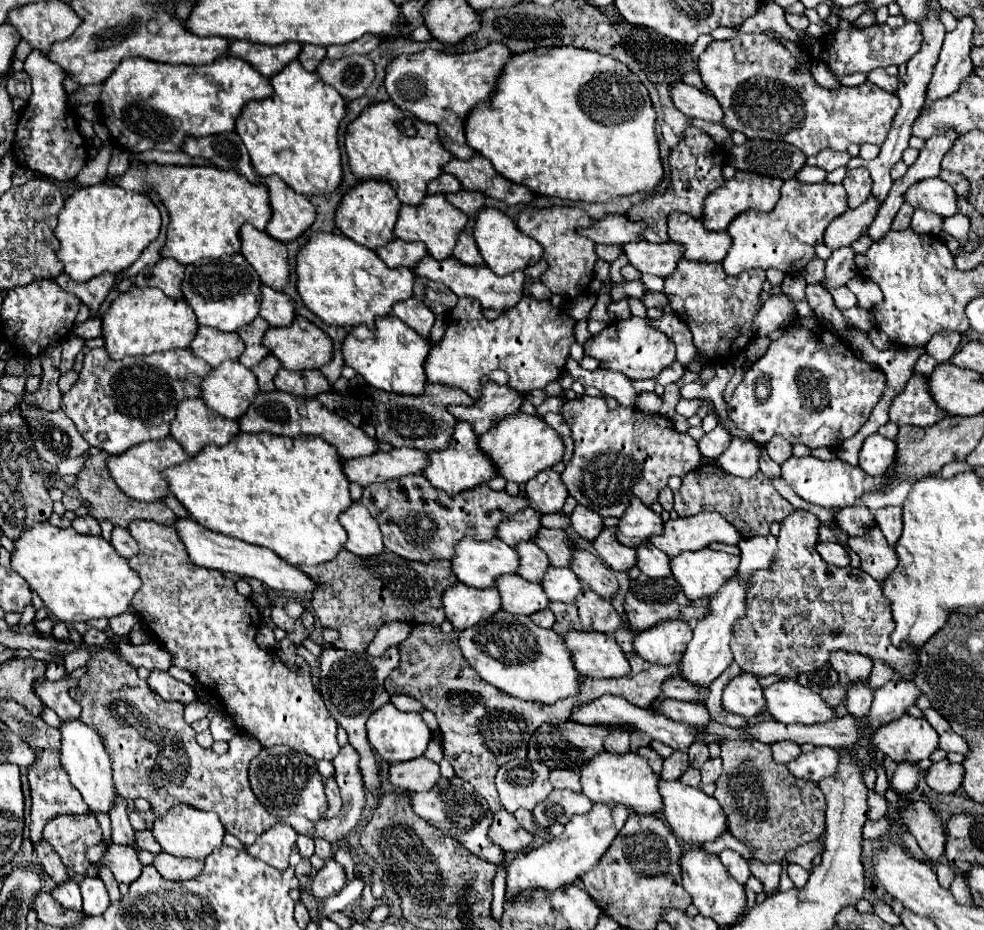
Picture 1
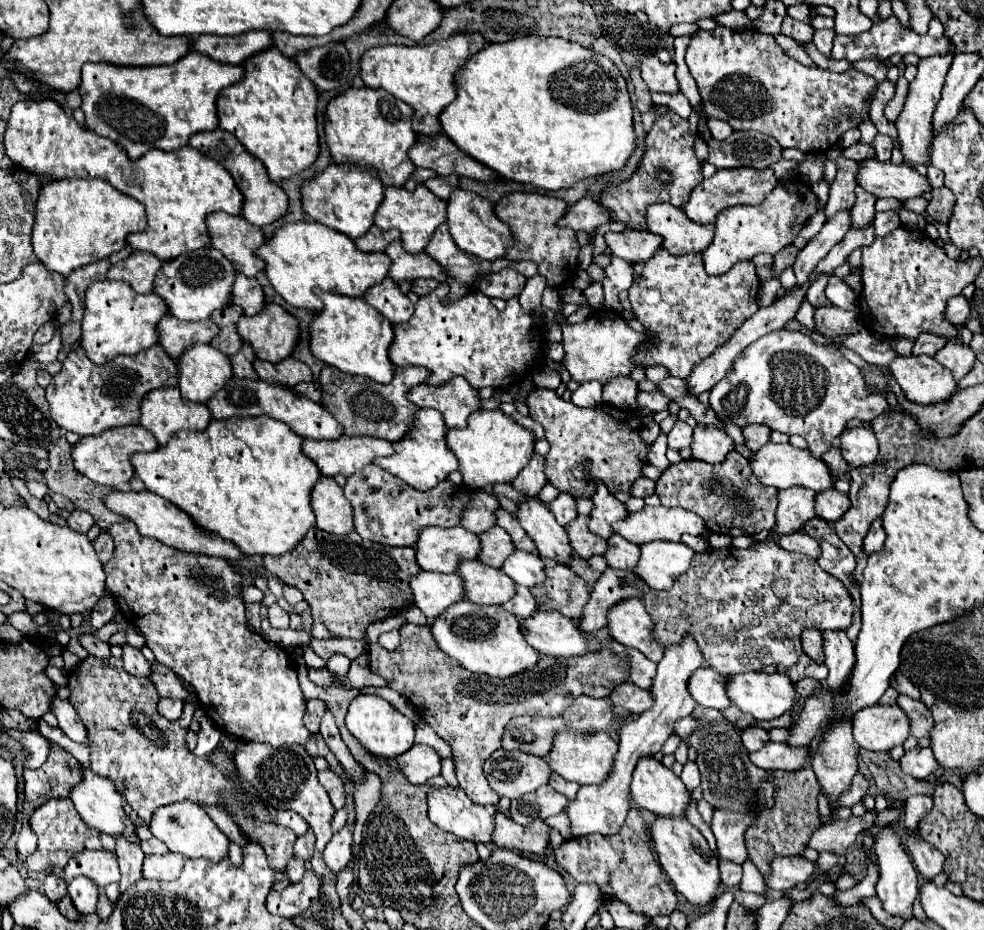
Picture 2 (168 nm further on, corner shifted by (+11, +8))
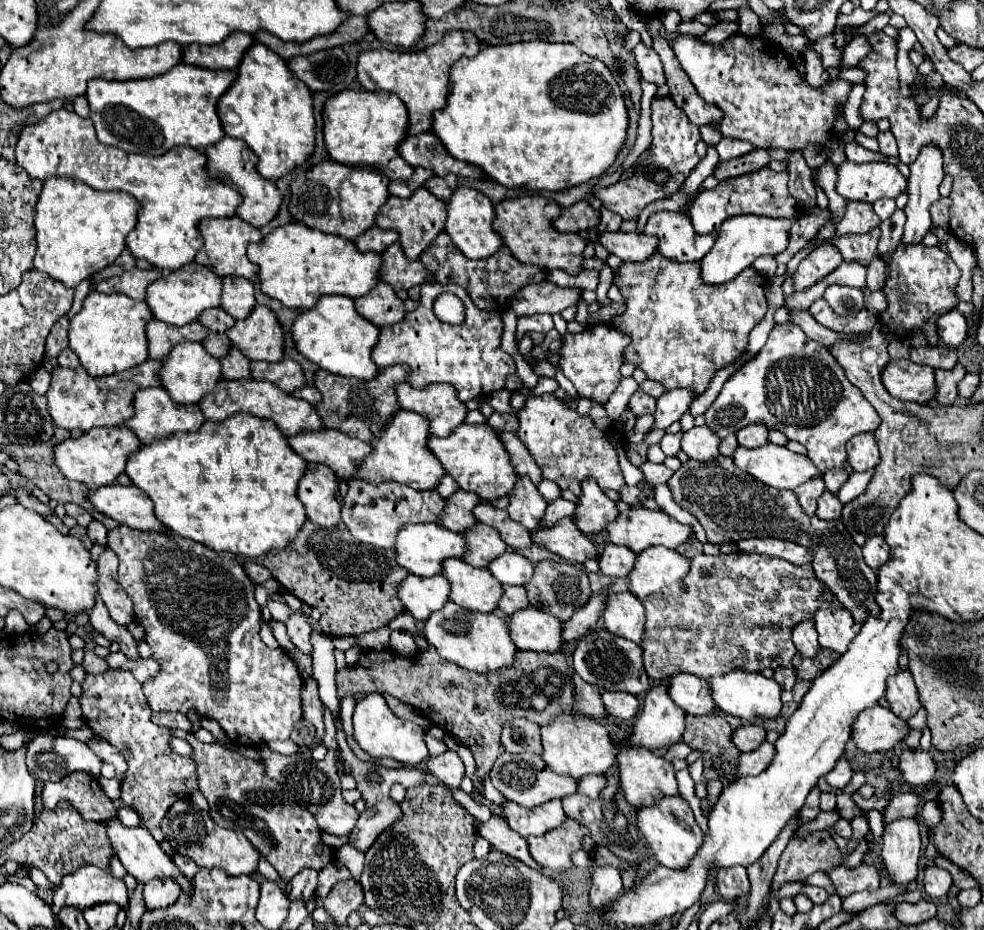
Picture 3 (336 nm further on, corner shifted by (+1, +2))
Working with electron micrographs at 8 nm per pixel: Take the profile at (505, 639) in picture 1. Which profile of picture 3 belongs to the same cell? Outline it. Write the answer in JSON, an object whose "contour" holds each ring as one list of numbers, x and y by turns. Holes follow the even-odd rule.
{"contour":[[447,602,441,610,429,614,429,618,423,622,423,636,429,644,437,648,441,658,481,674,497,672,511,666,517,654,517,646,513,646,513,640,509,638,509,630,501,616,493,612,471,612,453,602]]}

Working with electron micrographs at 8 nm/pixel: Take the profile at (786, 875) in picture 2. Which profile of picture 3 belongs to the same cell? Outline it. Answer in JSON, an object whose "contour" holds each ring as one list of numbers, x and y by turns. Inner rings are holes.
{"contour":[[861,864,855,870,847,870,845,866,839,866,839,870,829,872,829,876,837,888,837,894,841,898,845,898,853,892,861,892,861,890,877,890,881,886,881,874,883,874,883,870,875,864,871,864,871,866]]}

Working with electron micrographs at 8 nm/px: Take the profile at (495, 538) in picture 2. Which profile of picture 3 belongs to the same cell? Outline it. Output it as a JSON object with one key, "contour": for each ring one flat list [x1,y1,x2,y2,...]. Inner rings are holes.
{"contour":[[477,522,469,530,465,530,463,538,465,538,463,560,477,568,485,568,487,562,491,562,491,558,495,558,497,554,503,554,507,550,505,542,501,542,501,536,497,534,497,530,493,530,491,526,485,526,481,522]]}

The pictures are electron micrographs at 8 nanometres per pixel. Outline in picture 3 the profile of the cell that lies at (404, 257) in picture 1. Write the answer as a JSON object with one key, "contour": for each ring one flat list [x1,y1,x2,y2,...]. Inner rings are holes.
{"contour":[[371,226,367,232,363,232,357,240,355,240,355,246,361,250,361,252,377,252,381,254,389,244,397,242,397,234,393,230,383,230,379,226]]}

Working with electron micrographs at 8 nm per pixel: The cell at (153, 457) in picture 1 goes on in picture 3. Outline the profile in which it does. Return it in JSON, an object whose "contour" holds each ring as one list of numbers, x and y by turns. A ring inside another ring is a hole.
{"contour":[[117,426,117,428,93,428,89,432,83,432,79,438,67,438,59,442,53,448,53,460,55,466,59,468,65,478,83,482,89,488,93,486,107,486,115,484,117,476,125,472,125,462,129,454,139,450,141,442,139,438,127,428,127,426]]}

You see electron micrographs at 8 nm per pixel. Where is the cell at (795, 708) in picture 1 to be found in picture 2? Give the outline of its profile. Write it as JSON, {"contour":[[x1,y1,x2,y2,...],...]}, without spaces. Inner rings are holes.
{"contour":[[747,672,731,676,727,682,727,694,731,696,731,702,741,708,743,714,753,716,755,720,773,720,783,716,785,712,793,710,797,704,795,698,795,684,787,674,765,674,765,672]]}

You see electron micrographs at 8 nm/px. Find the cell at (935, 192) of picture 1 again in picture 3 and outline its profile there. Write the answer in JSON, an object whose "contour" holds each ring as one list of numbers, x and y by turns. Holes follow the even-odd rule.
{"contour":[[843,160,837,164,837,184,835,190,845,200,857,202,875,202,877,198,895,198,897,194,905,192,907,180,903,174,883,162,863,162,855,164]]}

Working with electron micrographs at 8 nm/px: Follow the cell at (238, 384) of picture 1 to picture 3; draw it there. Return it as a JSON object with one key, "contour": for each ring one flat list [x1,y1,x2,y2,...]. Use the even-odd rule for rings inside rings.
{"contour":[[181,342,167,354,167,358,161,360,159,378,161,378,161,386,169,392,173,402,197,404,199,398,203,398,209,390,213,390,213,384,219,382,221,378,219,360,213,358,211,354,205,354,201,342]]}

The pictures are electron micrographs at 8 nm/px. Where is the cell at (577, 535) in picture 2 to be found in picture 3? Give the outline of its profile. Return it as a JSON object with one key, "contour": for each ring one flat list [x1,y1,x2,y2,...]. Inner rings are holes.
{"contour":[[563,518,553,528,537,528,531,532,533,544,573,562,583,564,589,558,597,558,597,548,581,530,577,530,571,518]]}

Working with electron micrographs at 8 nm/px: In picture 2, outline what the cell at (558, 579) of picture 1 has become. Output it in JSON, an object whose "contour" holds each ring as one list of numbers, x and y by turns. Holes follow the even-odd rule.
{"contour":[[515,550,509,558,507,564,503,566,503,572,515,580,515,584,533,588,537,584,543,584,547,574,545,574,545,562,539,554,533,552,523,552]]}

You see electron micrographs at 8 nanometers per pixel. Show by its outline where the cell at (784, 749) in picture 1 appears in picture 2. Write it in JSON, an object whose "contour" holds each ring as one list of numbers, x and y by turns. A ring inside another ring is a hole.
{"contour":[[751,726,747,730,741,730,741,742,743,746,749,750,749,752,757,752,759,748,763,748,763,744,769,742,769,734,765,728,757,728,757,726]]}

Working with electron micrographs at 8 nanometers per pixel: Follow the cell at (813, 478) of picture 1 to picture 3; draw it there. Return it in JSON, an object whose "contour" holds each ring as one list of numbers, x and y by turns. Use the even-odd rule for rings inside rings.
{"contour":[[773,442,759,448,737,446,731,458,743,472,773,488,795,490,801,482,813,478,813,474,821,474,809,458,789,452,785,446,777,446]]}

